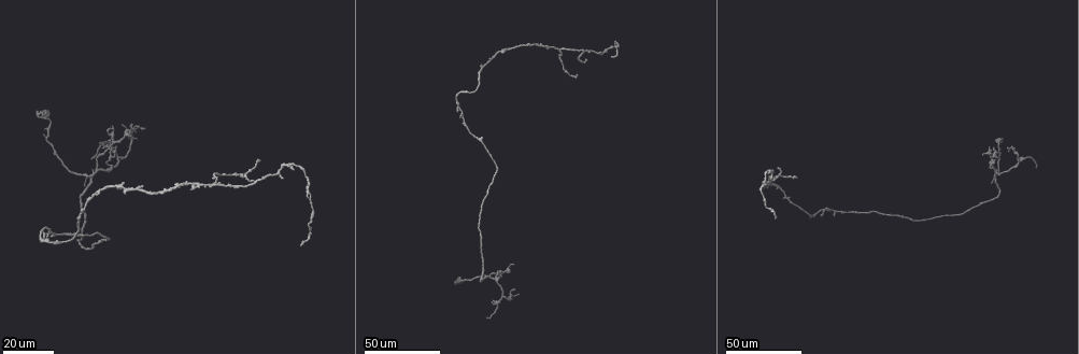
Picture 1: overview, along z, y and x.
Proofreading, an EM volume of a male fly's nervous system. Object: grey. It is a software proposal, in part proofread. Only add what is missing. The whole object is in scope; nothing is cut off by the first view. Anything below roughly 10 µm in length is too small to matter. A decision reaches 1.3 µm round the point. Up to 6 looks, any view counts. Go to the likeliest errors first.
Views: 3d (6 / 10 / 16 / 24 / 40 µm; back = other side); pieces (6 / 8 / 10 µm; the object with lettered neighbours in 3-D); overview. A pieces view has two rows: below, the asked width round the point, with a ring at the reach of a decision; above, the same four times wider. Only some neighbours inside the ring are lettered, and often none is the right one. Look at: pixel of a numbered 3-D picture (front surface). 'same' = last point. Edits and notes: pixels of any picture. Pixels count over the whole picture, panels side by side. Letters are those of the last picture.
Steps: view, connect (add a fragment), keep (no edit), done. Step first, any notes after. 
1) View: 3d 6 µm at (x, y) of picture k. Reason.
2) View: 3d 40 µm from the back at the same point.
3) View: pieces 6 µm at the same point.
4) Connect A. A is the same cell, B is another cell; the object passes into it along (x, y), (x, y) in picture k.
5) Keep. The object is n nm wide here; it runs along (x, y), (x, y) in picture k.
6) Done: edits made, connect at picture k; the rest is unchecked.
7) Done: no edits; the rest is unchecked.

View: 3d 40 µm at (487, 317) of picture 1. Long arm stops here.

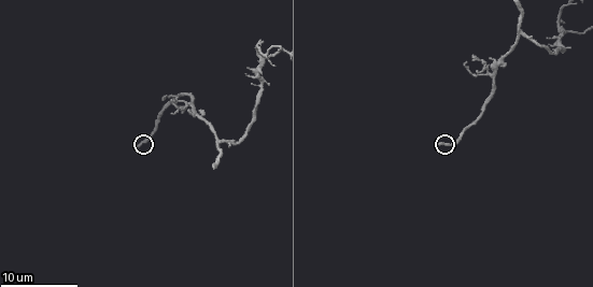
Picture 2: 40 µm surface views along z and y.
View: pieces 6 µm at (137, 145) of picture 2.

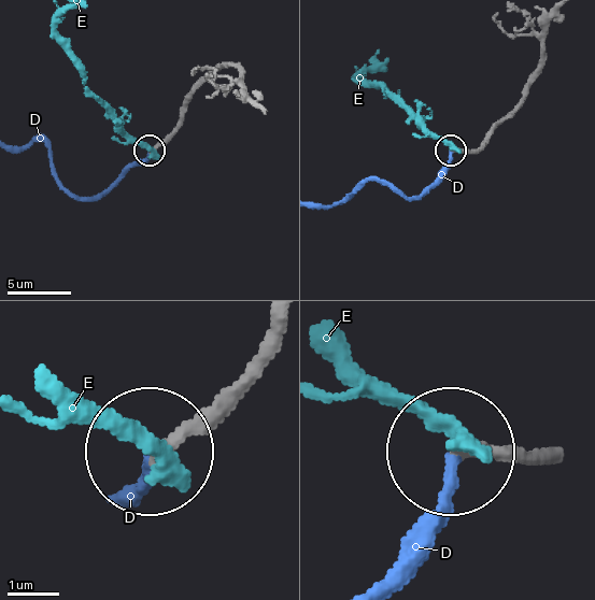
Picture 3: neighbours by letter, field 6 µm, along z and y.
Connect D. D is the same cell, E is another cell; the object passes into it along (481, 145), (451, 151), (414, 197), (370, 180), (319, 204) in picture 3; it goes on there.

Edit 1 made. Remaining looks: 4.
View: 3d 40 µm at (821, 214) of picture 1. Branch stops here.

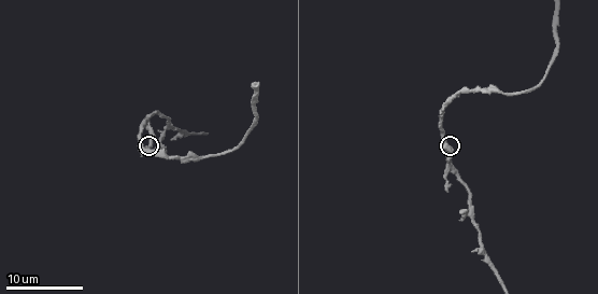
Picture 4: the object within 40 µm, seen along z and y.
View: pieces 6 µm at (442, 149) of picture 4.

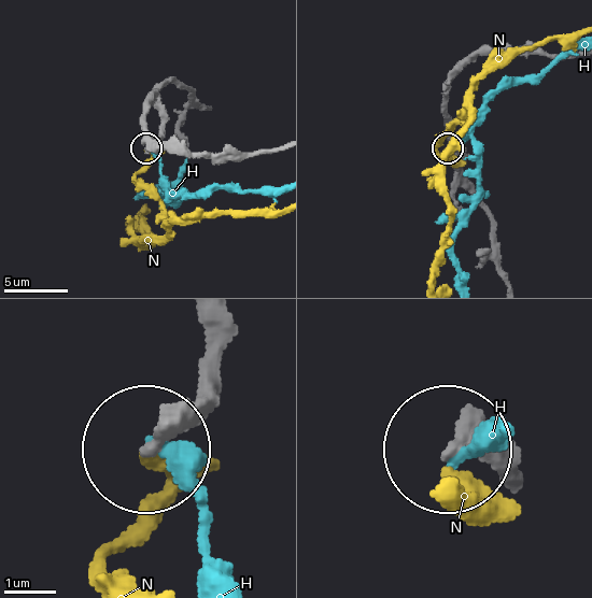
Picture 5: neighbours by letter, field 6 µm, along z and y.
Keep. H and N are other cells; it runs along (209, 324), (205, 388), (149, 449) in picture 5; none of them fits.

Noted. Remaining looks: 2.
View: pieces 6 µm at (467, 212) of picture 4. Free end.

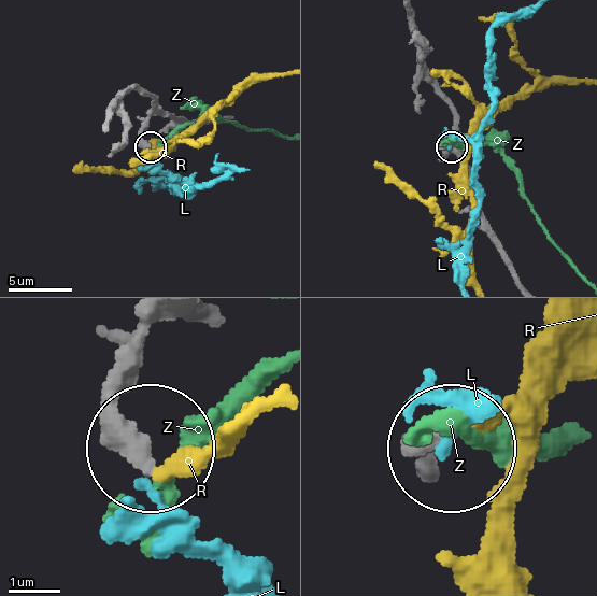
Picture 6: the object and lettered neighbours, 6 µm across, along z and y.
Keep. L, R and Z are other cells; it runs along (157, 101), (143, 133), (150, 145) in picture 6; no lettered fragment goes on from it.

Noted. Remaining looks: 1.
Done: edits made, connect at picture 3; the rest is unchecked.

